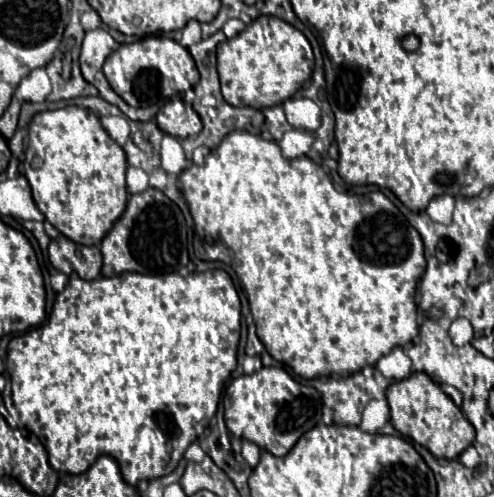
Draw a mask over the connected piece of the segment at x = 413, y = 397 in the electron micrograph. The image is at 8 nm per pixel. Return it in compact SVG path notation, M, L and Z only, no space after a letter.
M414 372L406 380L392 382L386 390L386 400L392 412L392 426L406 438L422 444L436 458L454 460L474 442L474 426L464 418L462 410L452 402L442 388L432 382L424 372Z

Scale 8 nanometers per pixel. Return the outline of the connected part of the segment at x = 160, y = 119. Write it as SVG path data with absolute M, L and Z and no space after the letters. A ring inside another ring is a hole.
M170 99L169 102L166 102L160 112L156 114L156 124L162 132L166 132L170 136L178 138L186 138L188 136L197 135L201 132L203 128L200 126L192 125L189 123L202 123L200 118L197 118L197 113L194 116L185 116L181 118L178 116L177 112L182 111L185 115L192 115L195 113L192 106L183 102L182 99ZM182 124L182 125L178 125Z

